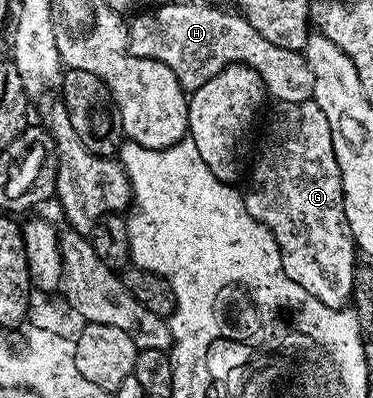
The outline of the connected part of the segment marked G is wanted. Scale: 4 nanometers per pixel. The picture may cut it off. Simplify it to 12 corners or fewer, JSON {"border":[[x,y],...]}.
{"border":[[274,106],[243,202],[283,269],[351,301],[357,246],[325,111]]}

